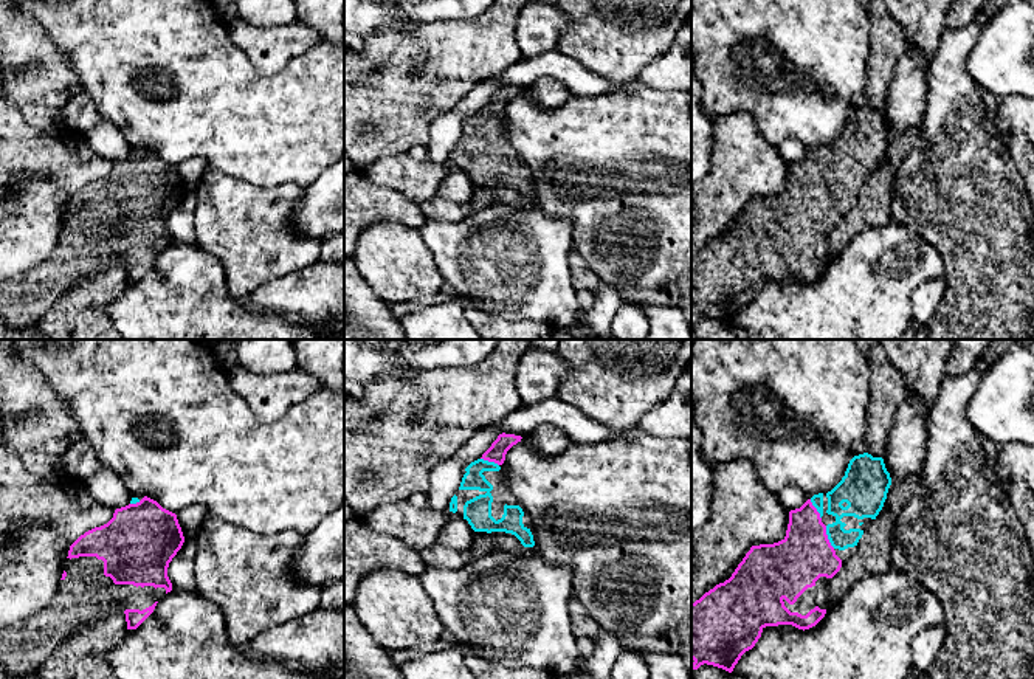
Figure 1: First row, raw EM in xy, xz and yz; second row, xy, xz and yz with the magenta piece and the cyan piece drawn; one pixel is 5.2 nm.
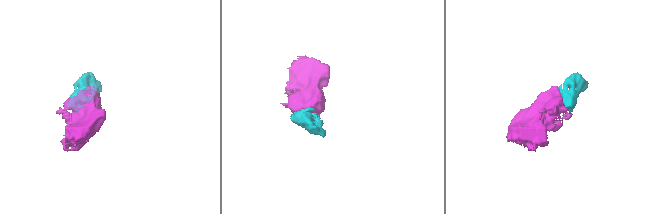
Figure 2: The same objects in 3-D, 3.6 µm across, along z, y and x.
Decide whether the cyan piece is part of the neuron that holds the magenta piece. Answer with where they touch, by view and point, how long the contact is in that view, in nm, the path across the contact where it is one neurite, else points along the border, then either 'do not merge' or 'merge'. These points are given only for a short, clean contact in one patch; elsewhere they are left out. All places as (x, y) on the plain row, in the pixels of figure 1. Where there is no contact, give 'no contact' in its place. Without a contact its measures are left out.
meets magenta in yz at (827, 189); contact 130 nm long; merge

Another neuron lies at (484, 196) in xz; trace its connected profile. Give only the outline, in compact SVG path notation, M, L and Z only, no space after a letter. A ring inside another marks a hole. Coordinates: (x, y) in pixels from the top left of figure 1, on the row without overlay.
M474 184L474 191L473 191L473 195L470 198L470 206L473 211L484 209L484 208L491 206L495 203L510 203L515 206L521 206L524 203L524 198L512 186Z

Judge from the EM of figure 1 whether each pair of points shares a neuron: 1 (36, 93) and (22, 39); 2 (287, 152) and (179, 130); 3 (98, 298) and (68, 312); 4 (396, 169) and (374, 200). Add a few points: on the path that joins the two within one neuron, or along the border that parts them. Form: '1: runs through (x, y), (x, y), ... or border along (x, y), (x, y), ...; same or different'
1: runs through (39, 79), (45, 62), (36, 53); same
2: runs through (261, 130), (205, 130); same
3: runs through (90, 301), (76, 312); same
4: border along (361, 172), (379, 185), (397, 189), (414, 203); different

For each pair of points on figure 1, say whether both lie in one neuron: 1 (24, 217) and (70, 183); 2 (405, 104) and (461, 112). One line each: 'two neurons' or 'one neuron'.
1: two neurons
2: two neurons

